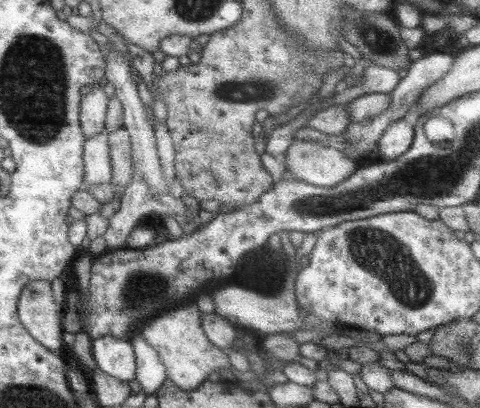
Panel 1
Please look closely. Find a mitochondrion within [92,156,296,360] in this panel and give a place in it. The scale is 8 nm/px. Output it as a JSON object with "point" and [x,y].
{"point":[143,290]}

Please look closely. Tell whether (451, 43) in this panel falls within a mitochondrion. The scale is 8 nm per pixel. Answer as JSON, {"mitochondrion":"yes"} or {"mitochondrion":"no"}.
{"mitochondrion":"no"}

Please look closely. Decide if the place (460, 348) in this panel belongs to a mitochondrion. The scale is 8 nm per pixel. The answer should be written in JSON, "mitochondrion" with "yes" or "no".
{"mitochondrion":"yes"}

